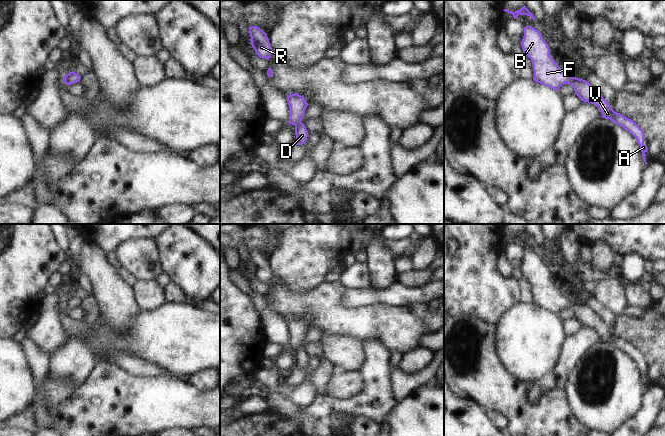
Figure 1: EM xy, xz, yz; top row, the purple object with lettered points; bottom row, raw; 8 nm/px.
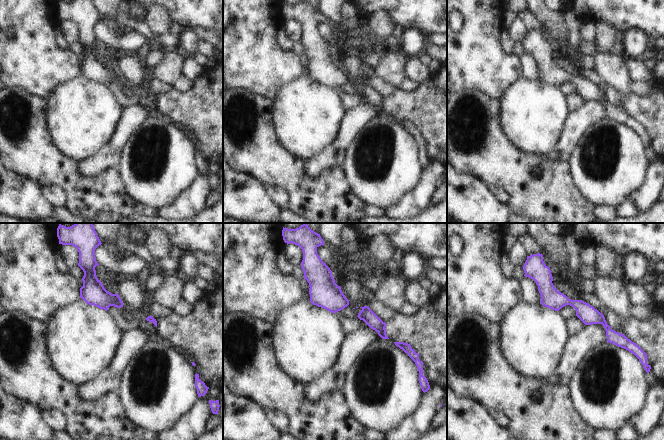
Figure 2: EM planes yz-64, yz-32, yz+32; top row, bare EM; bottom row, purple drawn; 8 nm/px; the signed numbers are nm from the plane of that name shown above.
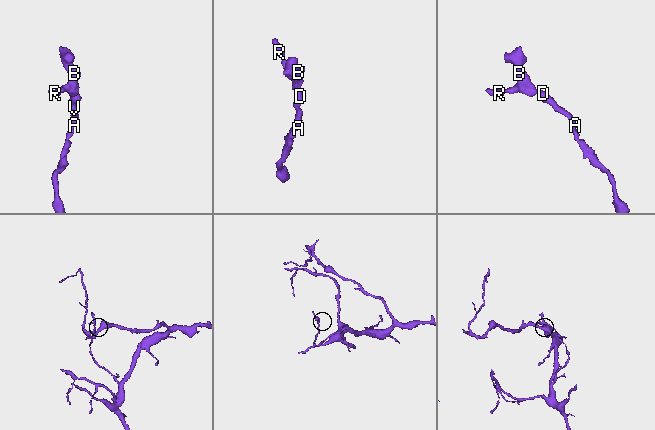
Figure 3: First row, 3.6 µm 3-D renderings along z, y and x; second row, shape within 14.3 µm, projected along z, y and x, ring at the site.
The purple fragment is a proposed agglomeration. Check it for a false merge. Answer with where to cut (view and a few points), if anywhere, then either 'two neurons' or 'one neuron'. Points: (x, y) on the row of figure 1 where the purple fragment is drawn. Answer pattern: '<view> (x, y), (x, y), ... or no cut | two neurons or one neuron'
no cut | one neuron

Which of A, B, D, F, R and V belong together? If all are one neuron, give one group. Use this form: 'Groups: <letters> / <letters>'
Groups: A B D F R V.

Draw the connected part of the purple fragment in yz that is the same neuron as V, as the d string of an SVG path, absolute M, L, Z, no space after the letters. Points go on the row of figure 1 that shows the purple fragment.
M532 26L524 27L524 37L520 42L523 54L528 56L533 65L533 80L554 90L562 85L569 84L574 88L575 94L584 102L596 105L602 118L610 119L615 124L629 131L637 140L643 161L646 162L645 153L648 147L644 145L643 130L631 119L615 112L603 96L586 80L571 77L564 72L550 55L548 44L541 33Z

